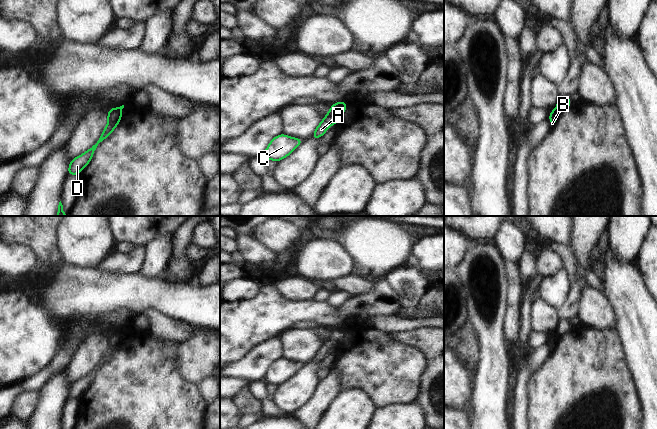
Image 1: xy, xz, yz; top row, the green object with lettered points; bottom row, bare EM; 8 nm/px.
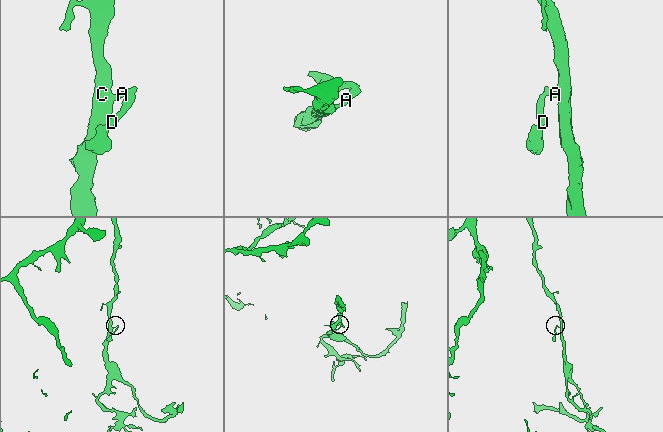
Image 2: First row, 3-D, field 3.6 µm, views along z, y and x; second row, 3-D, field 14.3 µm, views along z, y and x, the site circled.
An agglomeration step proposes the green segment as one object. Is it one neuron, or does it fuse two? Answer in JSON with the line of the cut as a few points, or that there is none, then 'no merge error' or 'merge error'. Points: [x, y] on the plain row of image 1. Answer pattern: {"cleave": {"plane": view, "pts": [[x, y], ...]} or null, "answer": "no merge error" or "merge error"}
{"cleave": {"plane": "xz", "pts": [[334, 328], [345, 329]]}, "answer": "merge error"}

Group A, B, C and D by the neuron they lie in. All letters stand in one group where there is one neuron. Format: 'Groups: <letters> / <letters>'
Groups: A C / B D

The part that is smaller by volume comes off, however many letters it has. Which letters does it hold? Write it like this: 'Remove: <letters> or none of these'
Remove: B, D

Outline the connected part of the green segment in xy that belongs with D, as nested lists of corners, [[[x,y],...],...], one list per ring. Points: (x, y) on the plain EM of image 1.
[[[112,332],[109,335],[107,335],[108,338],[108,348],[105,351],[103,357],[101,358],[99,364],[95,369],[93,369],[89,374],[87,374],[84,378],[74,382],[71,384],[69,388],[68,398],[72,399],[78,399],[83,392],[90,387],[91,382],[100,366],[103,364],[106,364],[107,361],[113,356],[115,351],[118,349],[119,345],[121,344],[122,340],[122,333],[119,332]]]

